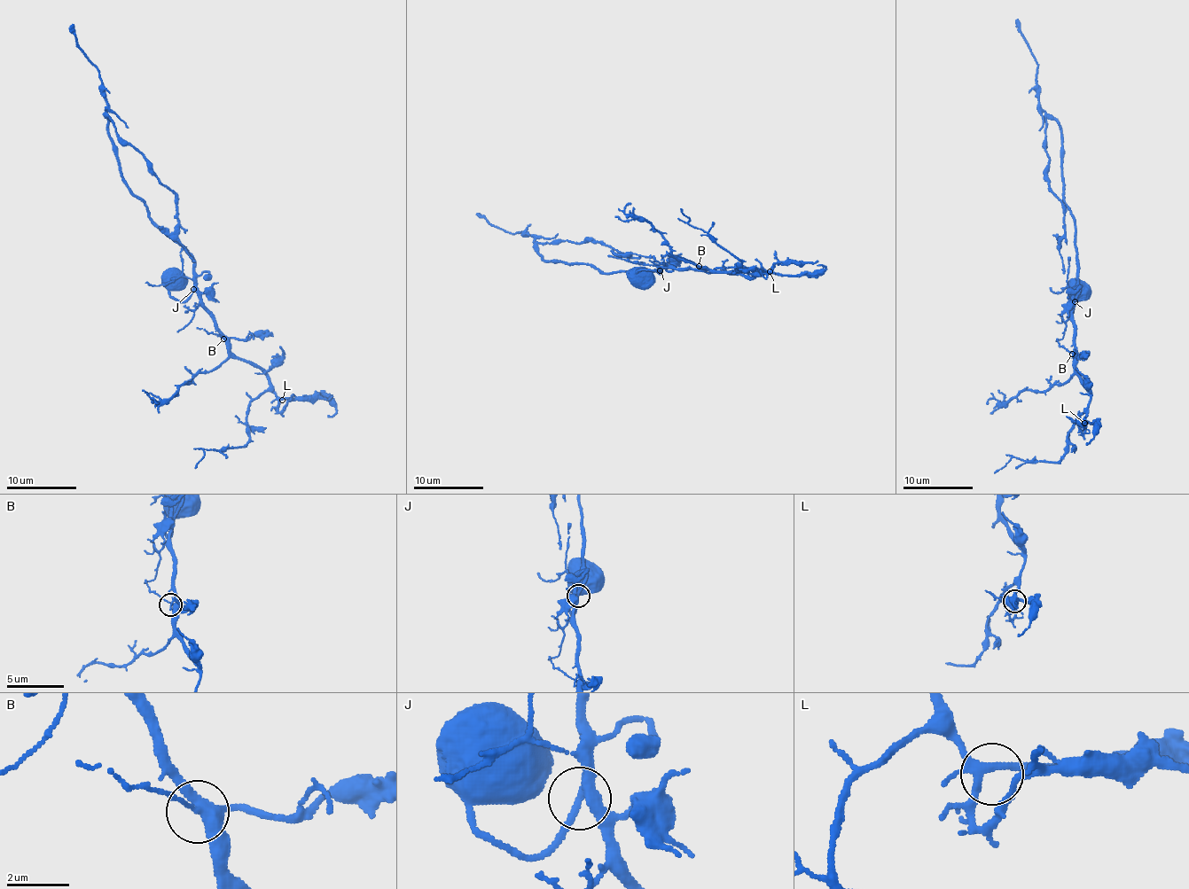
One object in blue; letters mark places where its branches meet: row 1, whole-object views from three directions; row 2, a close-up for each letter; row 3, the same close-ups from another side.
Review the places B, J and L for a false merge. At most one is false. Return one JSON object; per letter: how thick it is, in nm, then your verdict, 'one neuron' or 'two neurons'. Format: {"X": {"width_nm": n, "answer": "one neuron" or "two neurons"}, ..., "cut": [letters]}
{"B": {"width_nm": 320, "answer": "one neuron"}, "J": {"width_nm": 280, "answer": "one neuron"}, "L": {"width_nm": 240, "answer": "one neuron"}, "cut": []}

